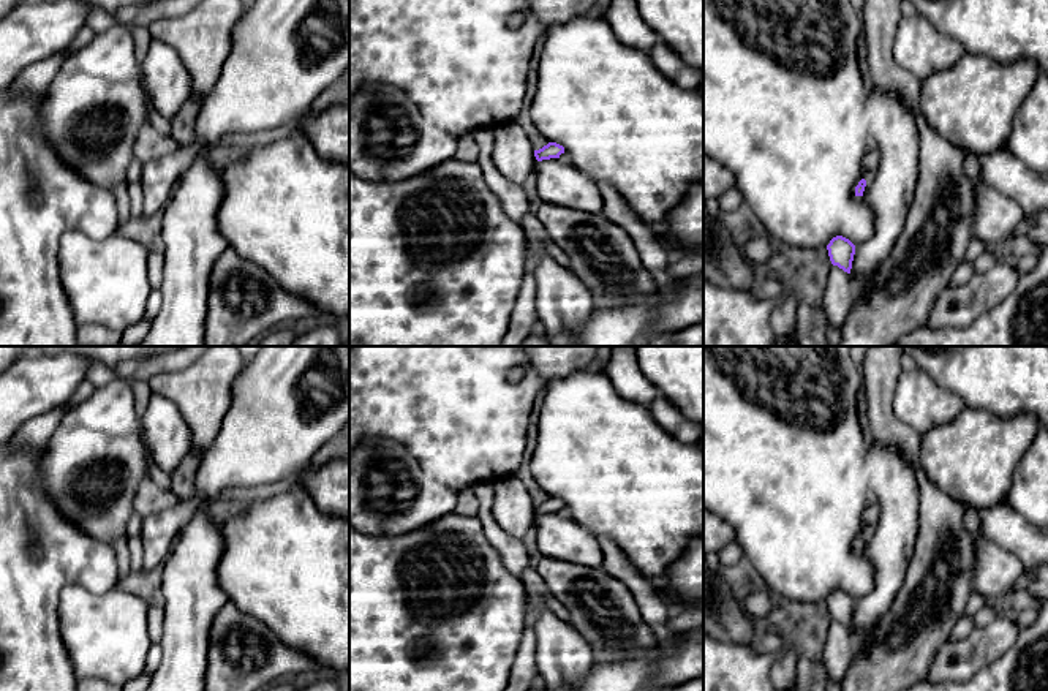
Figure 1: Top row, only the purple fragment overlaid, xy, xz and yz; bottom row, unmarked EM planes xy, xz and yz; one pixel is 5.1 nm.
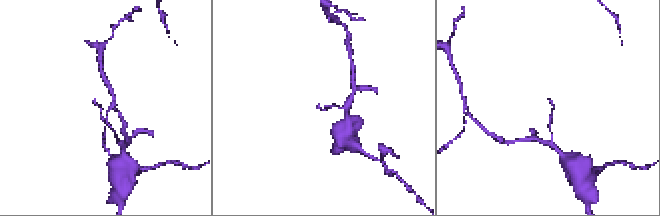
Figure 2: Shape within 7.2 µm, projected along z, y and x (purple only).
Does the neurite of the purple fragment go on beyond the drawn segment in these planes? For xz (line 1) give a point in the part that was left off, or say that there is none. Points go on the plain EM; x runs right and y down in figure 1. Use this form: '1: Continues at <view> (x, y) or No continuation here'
1: No continuation here

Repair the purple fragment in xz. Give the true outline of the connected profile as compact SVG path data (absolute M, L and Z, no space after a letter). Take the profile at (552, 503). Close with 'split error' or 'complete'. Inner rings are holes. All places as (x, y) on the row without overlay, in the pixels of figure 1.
M549 497L542 503L534 504L534 511L537 515L560 512L561 508L564 508L564 501L556 497Z; complete

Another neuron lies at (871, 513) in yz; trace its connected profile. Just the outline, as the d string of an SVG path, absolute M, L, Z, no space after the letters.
M879 503L868 504L863 511L865 531L871 534L879 522L880 506Z

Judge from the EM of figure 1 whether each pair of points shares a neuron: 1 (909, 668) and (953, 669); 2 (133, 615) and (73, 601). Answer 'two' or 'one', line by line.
1: two
2: one

